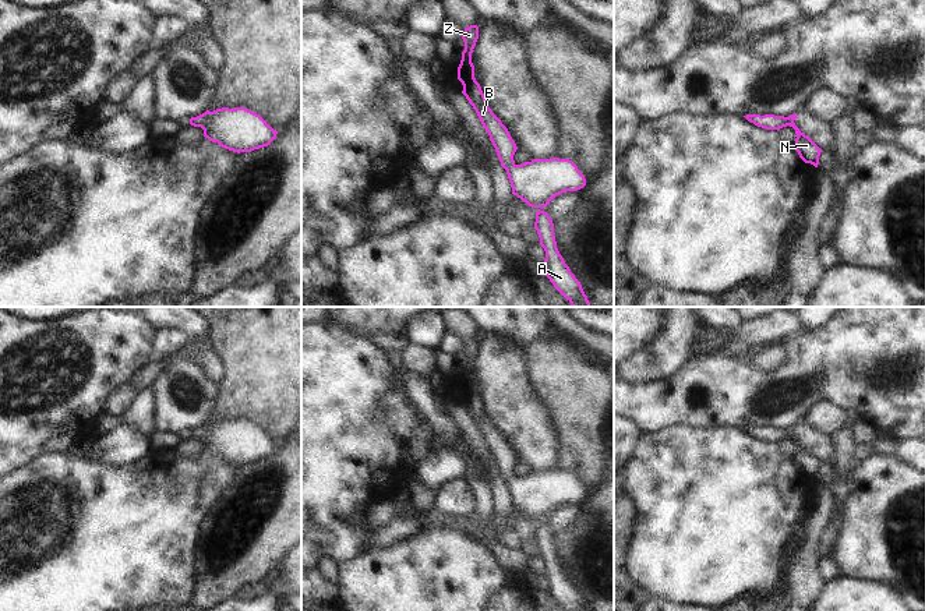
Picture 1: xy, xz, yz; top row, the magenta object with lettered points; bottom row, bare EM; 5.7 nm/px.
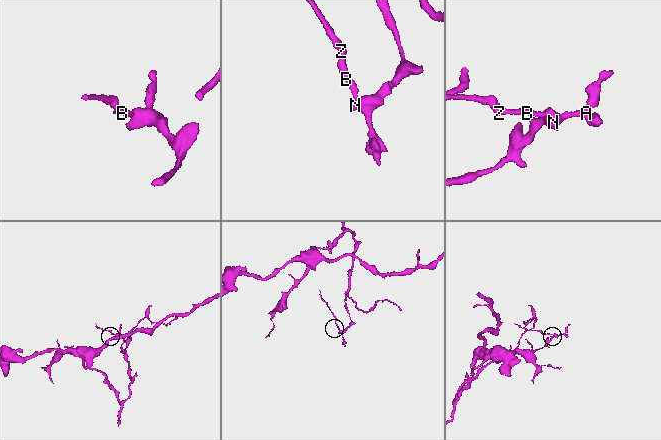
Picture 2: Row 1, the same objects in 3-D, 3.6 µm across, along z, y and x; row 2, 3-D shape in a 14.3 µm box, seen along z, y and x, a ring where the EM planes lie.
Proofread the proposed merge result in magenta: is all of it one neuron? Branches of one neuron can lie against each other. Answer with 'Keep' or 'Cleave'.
Keep

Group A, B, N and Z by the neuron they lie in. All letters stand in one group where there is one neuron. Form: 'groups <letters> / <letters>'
groups A B N Z

